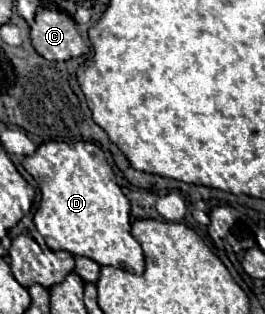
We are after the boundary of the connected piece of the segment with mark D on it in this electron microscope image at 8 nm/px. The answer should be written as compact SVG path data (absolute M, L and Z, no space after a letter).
M44 142L32 156L22 160L22 166L40 186L40 206L33 215L35 230L30 235L40 245L45 244L50 250L66 250L74 256L88 256L100 266L122 268L132 274L144 272L144 254L140 244L130 234L130 202L116 182L114 170L108 166L106 156L100 146L92 142Z

